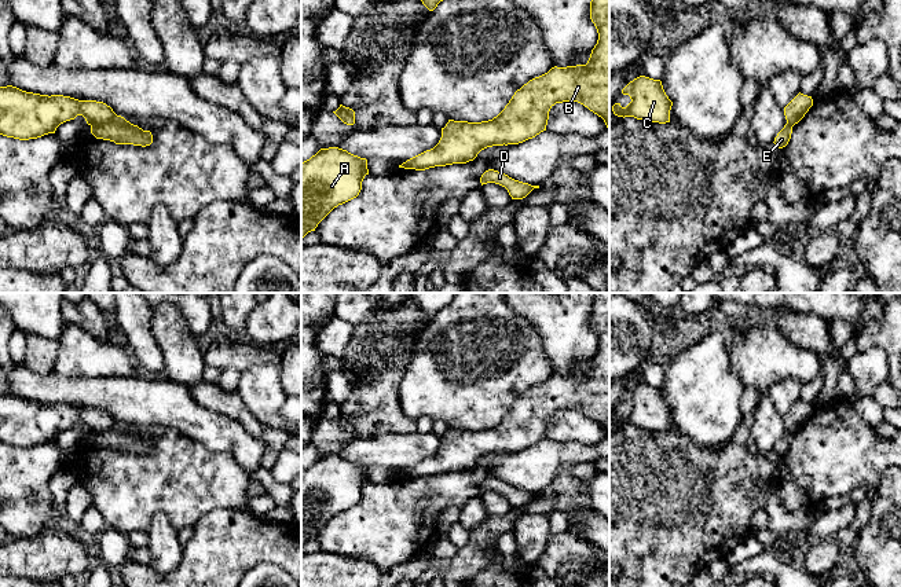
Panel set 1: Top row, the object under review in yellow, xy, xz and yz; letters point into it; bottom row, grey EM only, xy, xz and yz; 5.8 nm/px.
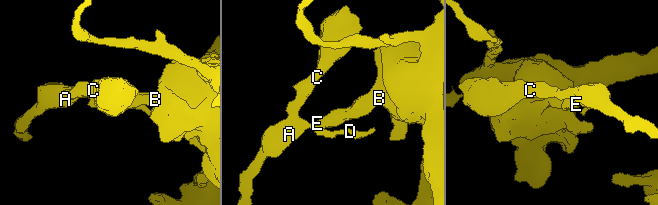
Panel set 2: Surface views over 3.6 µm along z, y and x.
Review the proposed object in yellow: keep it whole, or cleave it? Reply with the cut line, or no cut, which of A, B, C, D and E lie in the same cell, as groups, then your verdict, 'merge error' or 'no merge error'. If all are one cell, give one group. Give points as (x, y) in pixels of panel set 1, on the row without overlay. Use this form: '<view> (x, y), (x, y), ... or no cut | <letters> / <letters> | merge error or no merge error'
xy (116, 422), (91, 435) | A C D / B E | merge error

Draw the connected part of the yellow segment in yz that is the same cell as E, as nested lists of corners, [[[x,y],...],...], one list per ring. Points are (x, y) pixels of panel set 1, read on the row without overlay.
[[[785,432],[784,436],[774,445],[774,450],[773,451],[779,456],[785,455],[788,452],[790,447],[791,447],[791,441],[792,441],[792,434],[790,432]]]

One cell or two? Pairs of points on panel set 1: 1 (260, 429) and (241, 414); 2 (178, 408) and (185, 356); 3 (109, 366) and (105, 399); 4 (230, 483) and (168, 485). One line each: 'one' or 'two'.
1: one
2: two
3: two
4: one

